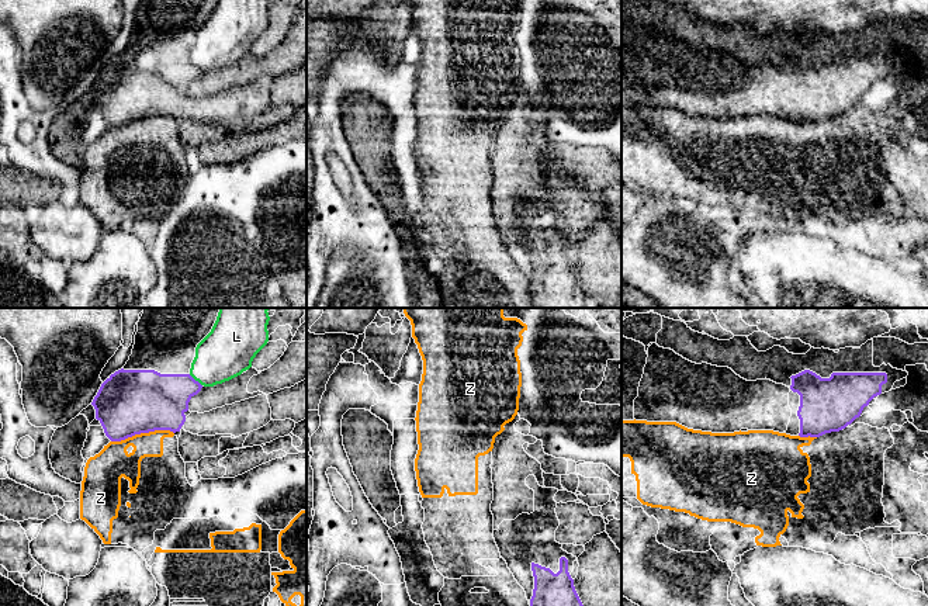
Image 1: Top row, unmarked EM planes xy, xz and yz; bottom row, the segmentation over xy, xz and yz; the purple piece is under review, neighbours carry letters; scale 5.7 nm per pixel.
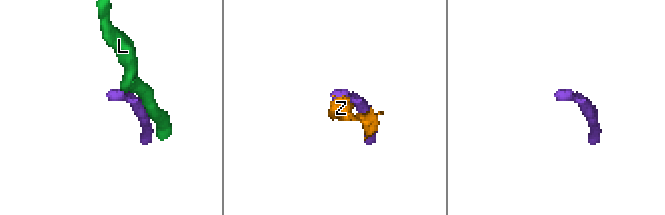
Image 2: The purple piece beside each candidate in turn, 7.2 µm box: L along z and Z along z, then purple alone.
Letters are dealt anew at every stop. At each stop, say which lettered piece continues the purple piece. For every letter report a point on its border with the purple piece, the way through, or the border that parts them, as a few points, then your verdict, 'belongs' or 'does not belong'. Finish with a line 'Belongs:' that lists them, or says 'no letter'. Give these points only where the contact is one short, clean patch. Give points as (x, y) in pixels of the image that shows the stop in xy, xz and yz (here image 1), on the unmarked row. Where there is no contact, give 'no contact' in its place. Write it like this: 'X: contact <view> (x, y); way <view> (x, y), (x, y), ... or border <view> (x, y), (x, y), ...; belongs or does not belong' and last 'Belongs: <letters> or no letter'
L: contact xy (194, 65); does not belong
Z: contact xy (142, 117); border xy (173, 117), (149, 115), (111, 127); does not belong
Belongs: no letter

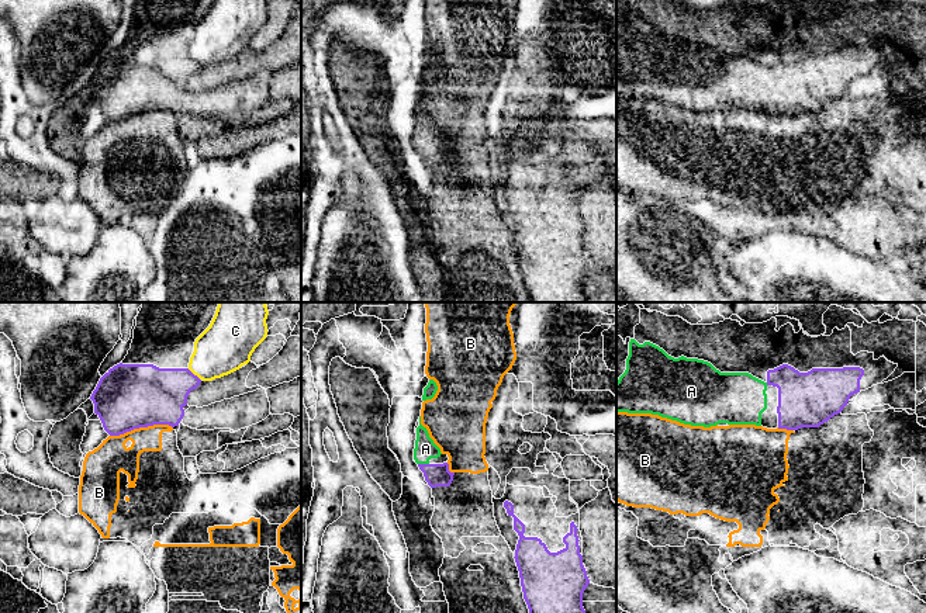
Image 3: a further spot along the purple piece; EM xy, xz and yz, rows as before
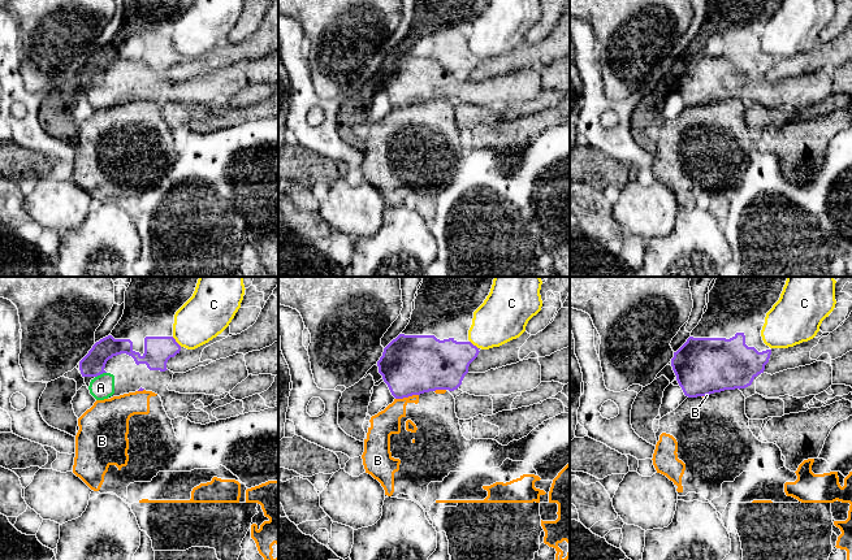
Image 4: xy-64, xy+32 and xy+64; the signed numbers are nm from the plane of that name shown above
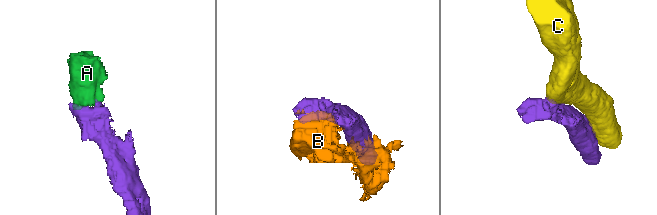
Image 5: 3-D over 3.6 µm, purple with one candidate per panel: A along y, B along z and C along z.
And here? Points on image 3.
A: contact xz (424, 149); belongs
B: contact xy (141, 111); border xy (172, 111), (148, 110), (110, 121); does not belong
C: contact xy (193, 59); does not belong
Belongs: A

